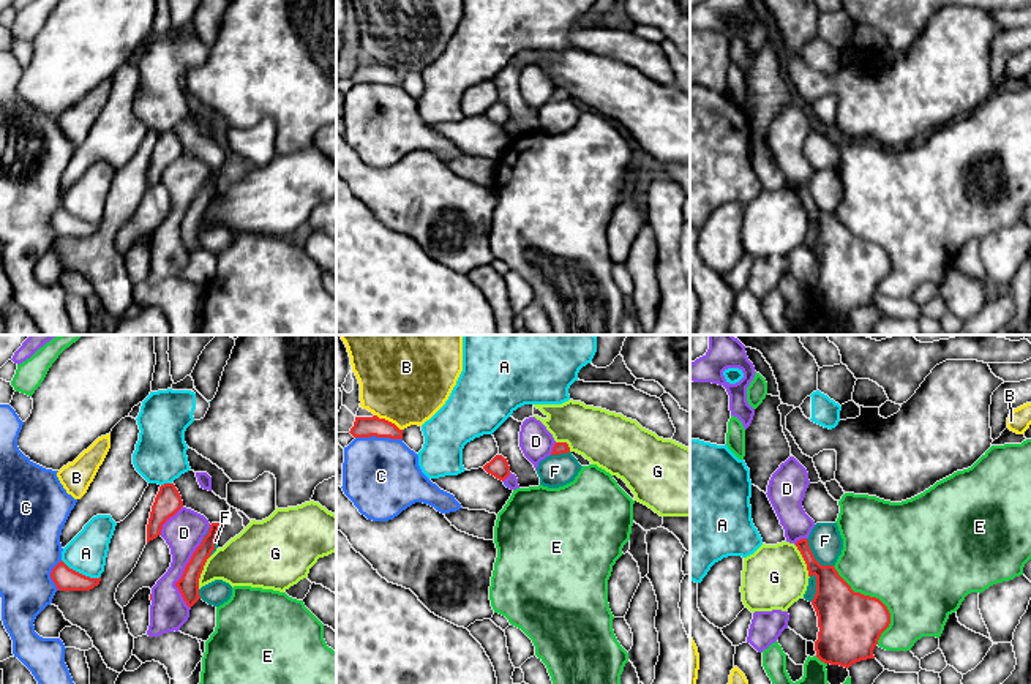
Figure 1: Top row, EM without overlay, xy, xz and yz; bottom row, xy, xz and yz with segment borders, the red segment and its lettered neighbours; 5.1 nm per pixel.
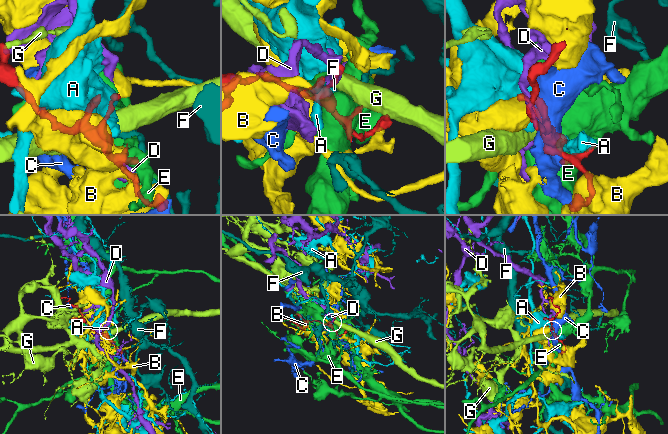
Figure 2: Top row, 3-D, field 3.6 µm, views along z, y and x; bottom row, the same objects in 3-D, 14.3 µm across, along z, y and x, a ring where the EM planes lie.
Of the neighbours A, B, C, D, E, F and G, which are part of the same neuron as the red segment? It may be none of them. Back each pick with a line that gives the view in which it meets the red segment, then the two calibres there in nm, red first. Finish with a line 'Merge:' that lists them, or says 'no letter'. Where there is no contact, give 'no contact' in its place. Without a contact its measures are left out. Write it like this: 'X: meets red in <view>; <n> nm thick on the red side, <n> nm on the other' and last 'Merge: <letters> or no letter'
Merge: no letter

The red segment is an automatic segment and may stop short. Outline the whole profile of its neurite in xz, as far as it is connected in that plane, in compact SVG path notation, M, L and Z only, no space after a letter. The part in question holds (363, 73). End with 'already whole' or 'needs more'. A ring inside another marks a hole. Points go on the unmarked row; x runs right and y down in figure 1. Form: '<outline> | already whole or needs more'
M355 63L354 73L349 77L354 84L390 84L390 85L403 85L403 76L399 76L395 70L373 63Z | already whole

